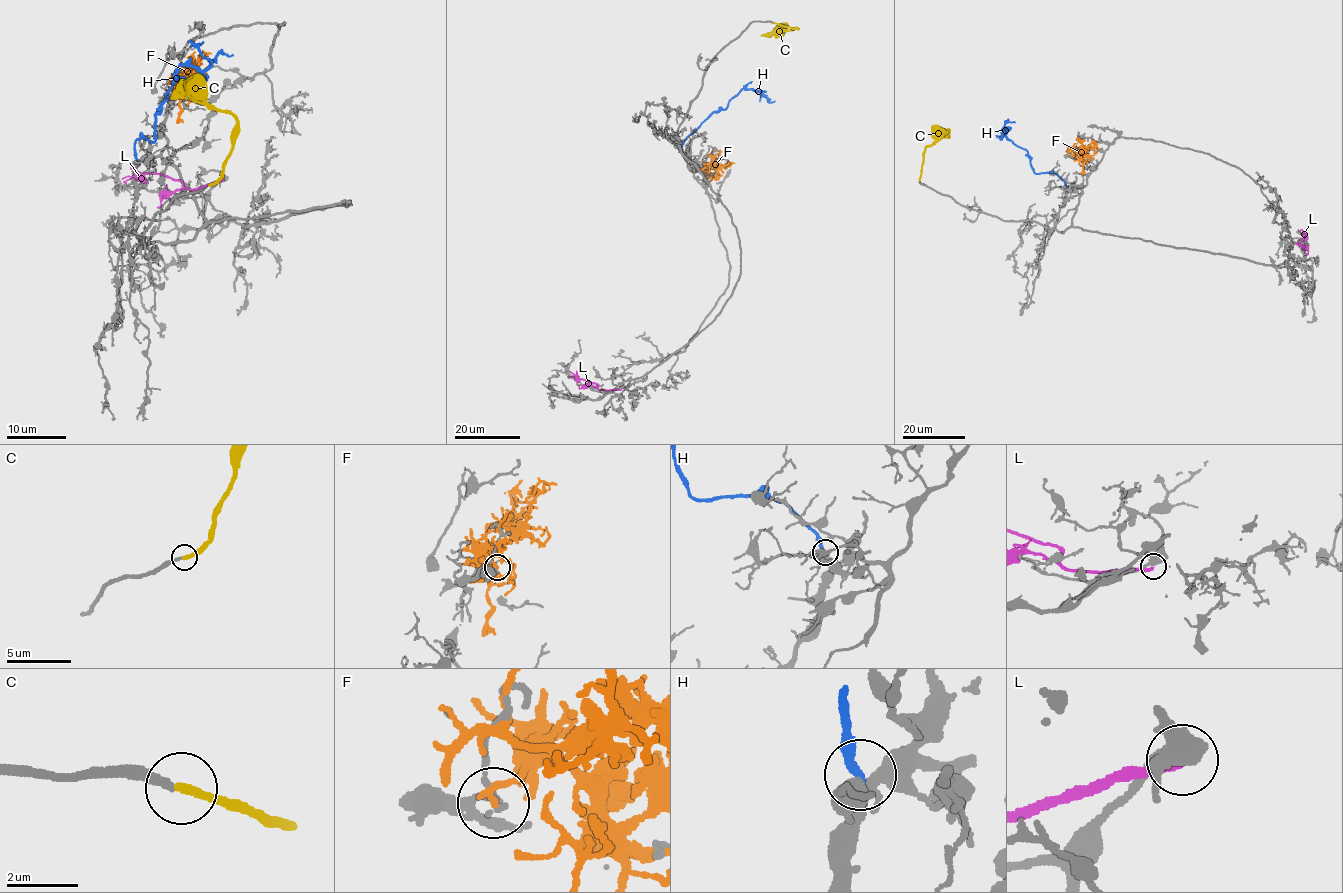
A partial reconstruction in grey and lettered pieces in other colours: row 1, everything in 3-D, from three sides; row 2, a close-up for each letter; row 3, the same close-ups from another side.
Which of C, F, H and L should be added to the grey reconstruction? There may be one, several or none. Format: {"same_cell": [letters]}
{"same_cell": ["C"]}

